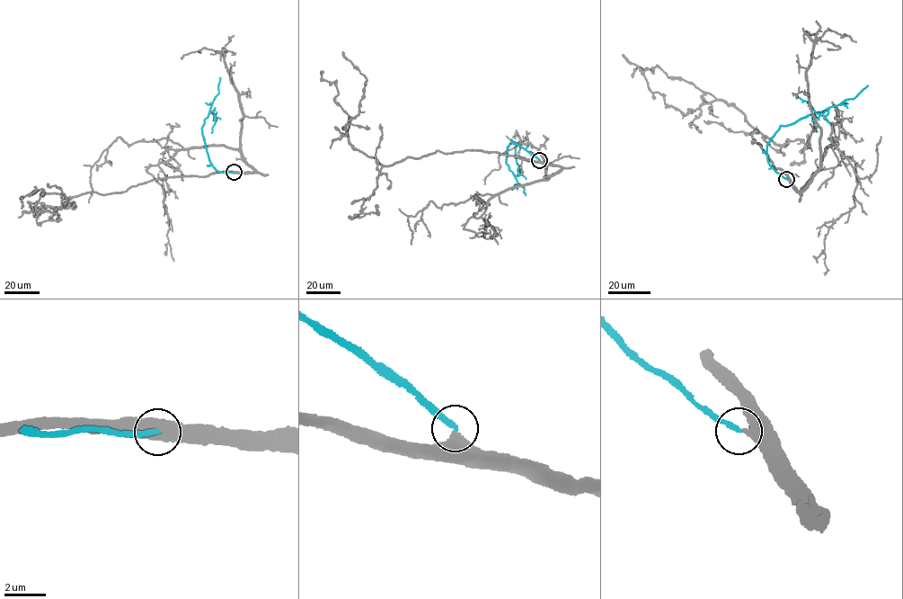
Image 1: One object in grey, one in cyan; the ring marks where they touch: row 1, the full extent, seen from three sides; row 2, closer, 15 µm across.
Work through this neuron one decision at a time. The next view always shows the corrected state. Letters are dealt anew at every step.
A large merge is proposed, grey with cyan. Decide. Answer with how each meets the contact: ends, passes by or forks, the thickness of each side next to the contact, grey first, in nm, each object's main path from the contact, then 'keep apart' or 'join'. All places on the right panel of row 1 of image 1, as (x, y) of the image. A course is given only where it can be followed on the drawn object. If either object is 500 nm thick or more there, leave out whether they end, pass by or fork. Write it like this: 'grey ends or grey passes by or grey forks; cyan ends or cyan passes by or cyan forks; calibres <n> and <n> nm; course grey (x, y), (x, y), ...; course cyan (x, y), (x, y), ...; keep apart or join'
grey ends; cyan ends; calibres 440 and 240 nm; course grey (787, 179), (760, 143), (752, 143), (757, 130), (741, 111), (715, 100), (684, 115), (652, 92), (623, 54); course cyan (787, 179), (775, 171), (767, 160), (767, 143), (781, 126), (794, 123), (801, 118), (854, 98), (868, 85); join

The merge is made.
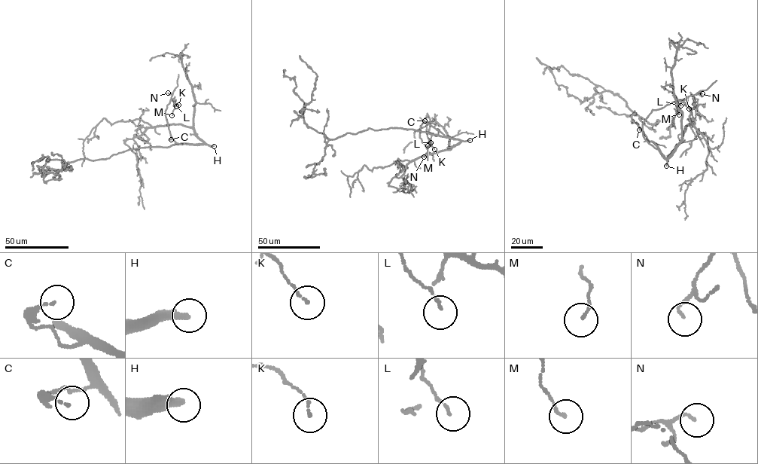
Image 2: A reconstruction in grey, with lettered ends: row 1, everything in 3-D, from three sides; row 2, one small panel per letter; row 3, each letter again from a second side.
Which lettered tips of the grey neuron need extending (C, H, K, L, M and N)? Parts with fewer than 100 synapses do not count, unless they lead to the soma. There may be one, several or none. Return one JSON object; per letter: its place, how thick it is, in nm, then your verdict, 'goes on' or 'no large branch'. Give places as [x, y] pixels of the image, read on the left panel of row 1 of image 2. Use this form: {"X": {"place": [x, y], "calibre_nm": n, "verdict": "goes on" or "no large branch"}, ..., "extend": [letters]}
{"C": {"place": [171, 139], "calibre_nm": 100, "verdict": "no large branch"}, "H": {"place": [214, 146], "calibre_nm": 340, "verdict": "goes on"}, "K": {"place": [178, 105], "calibre_nm": 120, "verdict": "no large branch"}, "L": {"place": [176, 106], "calibre_nm": 100, "verdict": "no large branch"}, "M": {"place": [171, 115], "calibre_nm": 110, "verdict": "no large branch"}, "N": {"place": [168, 93], "calibre_nm": 100, "verdict": "no large branch"}, "extend": ["H"]}

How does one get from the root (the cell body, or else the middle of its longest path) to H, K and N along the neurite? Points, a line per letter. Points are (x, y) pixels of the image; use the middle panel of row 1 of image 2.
H: (421, 132), (462, 141), (470, 140)
K: (421, 132), (444, 135), (430, 124), (422, 123), (419, 138), (424, 145), (434, 149)
N: (421, 132), (444, 135), (430, 124), (422, 123), (419, 138), (428, 151), (424, 157)

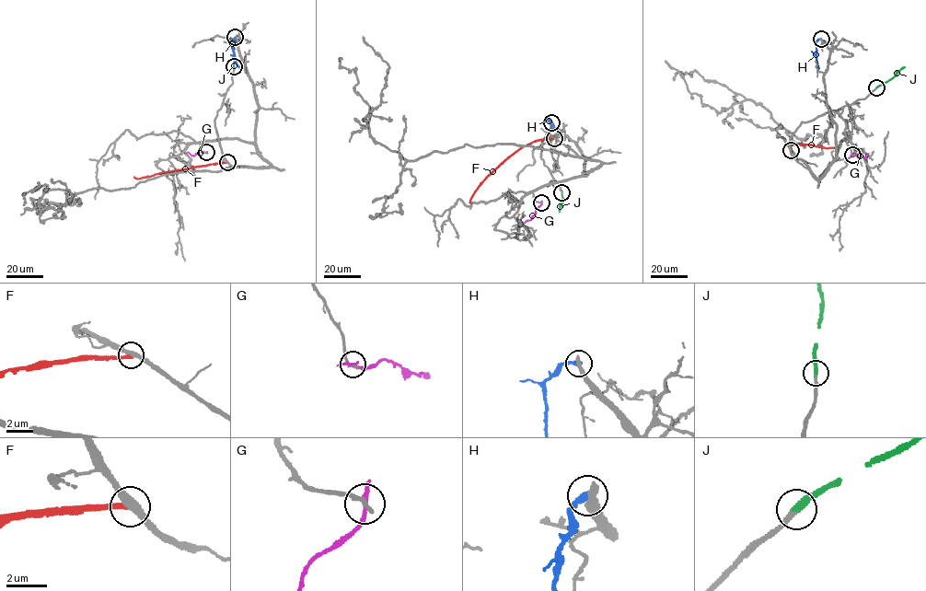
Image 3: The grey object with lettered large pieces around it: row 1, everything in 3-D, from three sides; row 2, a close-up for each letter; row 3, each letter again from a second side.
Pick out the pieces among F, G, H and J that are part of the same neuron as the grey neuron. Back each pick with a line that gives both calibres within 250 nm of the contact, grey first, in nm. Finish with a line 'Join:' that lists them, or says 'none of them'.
J: calibres 240 and 240 nm
Join: J

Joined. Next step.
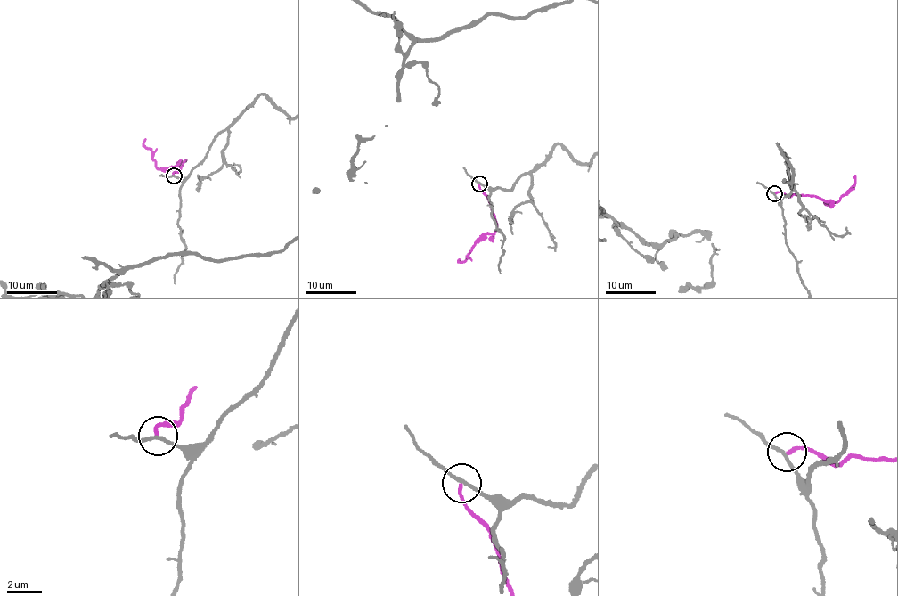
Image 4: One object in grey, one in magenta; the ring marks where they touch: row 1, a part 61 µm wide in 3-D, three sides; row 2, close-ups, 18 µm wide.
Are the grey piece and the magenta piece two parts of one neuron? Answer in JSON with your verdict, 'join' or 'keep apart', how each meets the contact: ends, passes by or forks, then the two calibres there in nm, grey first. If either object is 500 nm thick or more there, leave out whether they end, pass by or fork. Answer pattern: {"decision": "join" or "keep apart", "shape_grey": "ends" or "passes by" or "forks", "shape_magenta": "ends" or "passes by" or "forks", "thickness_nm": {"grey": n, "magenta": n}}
{"decision": "keep apart", "shape_grey": "passes by", "shape_magenta": "ends", "thickness_nm": {"grey": 190, "magenta": 200}}

